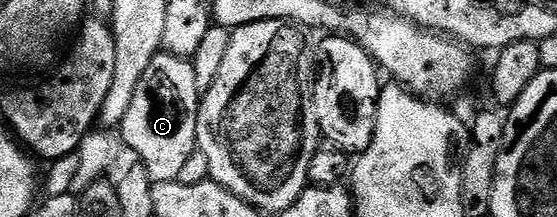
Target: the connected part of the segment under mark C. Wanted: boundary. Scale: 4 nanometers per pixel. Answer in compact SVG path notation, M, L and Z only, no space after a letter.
M159 53L136 85L128 113L120 128L122 139L135 151L154 183L173 183L195 158L198 146L198 104L200 92L191 60Z

